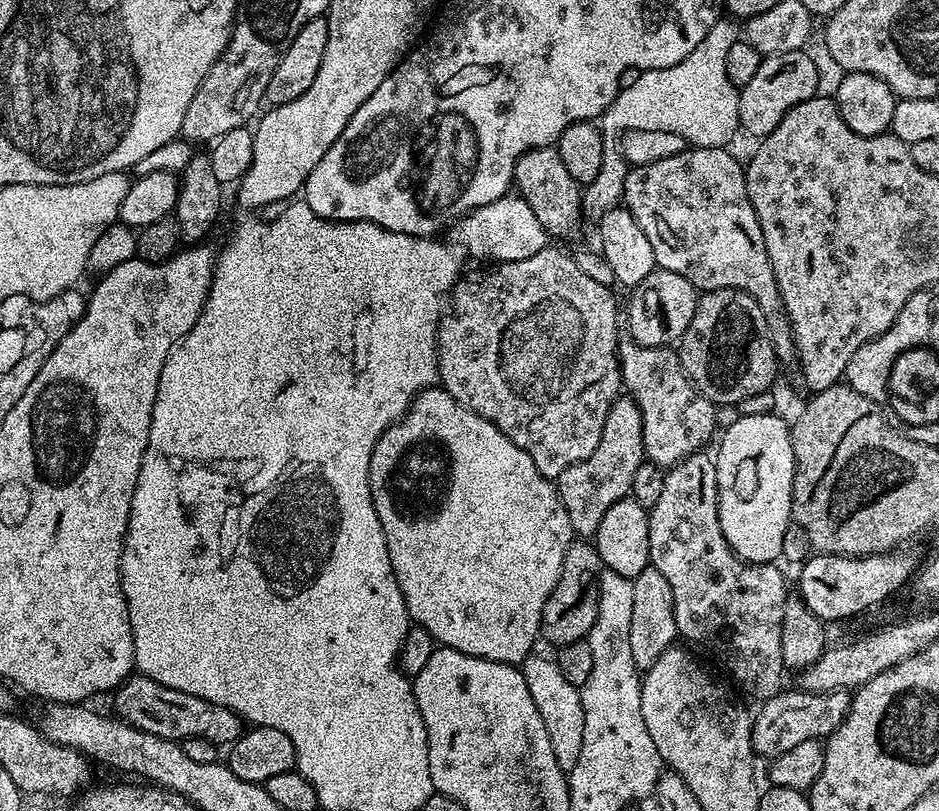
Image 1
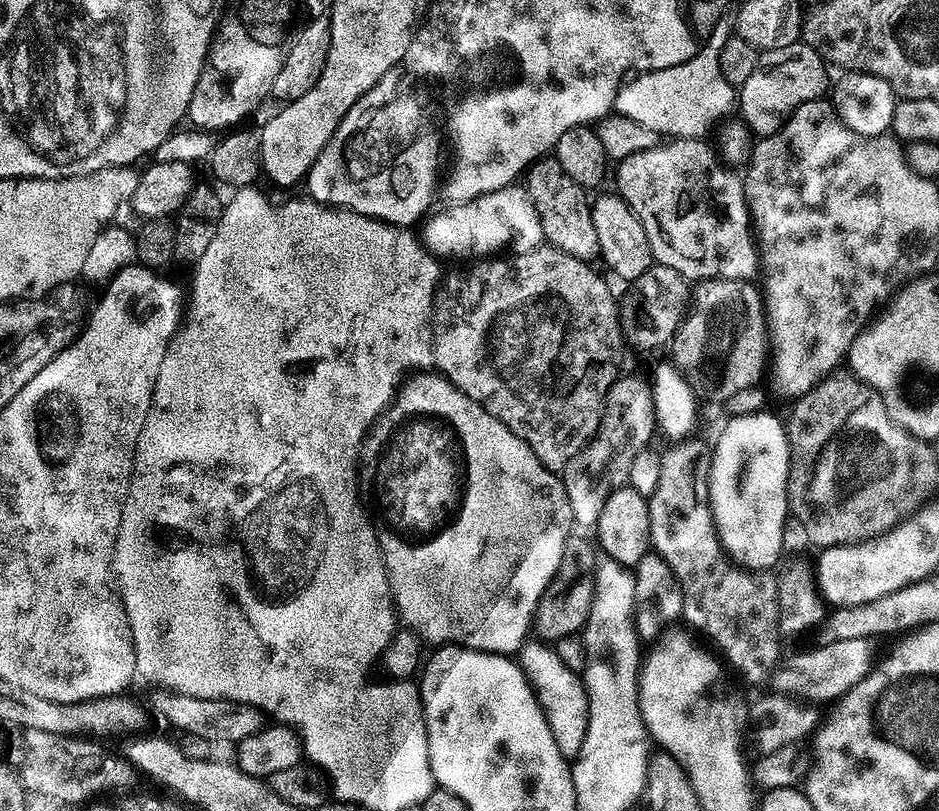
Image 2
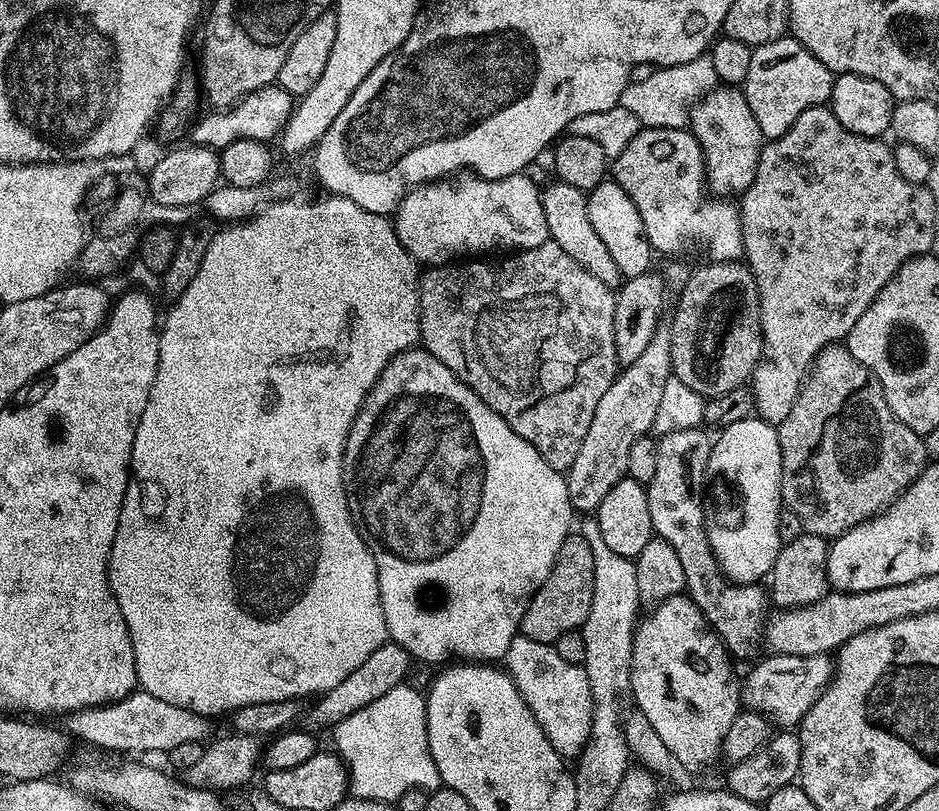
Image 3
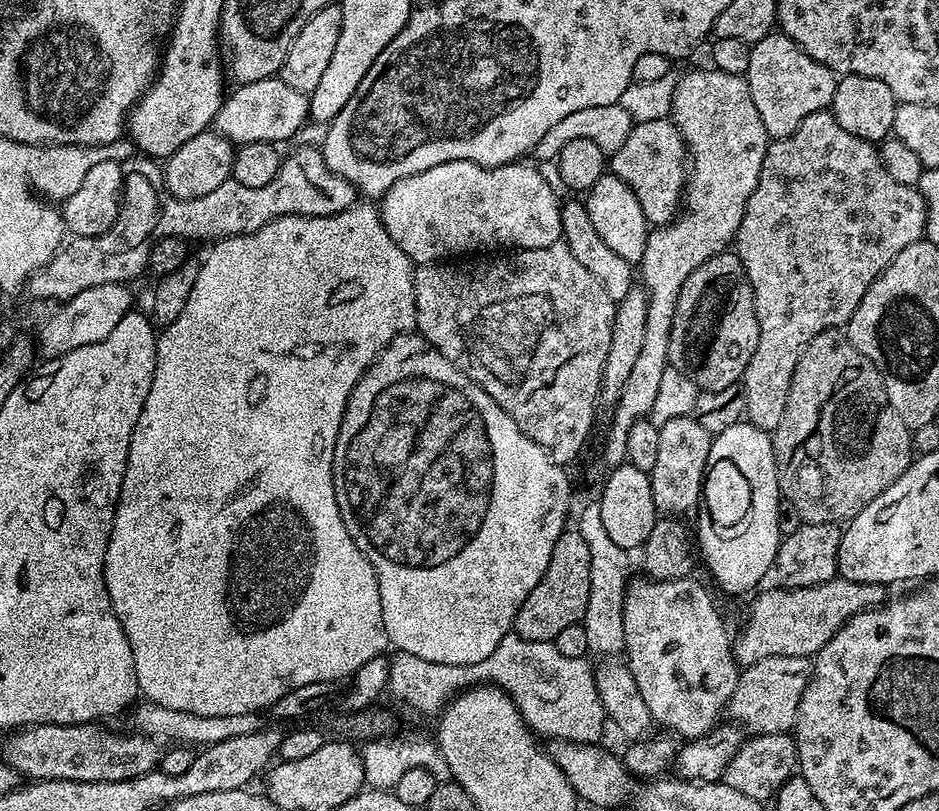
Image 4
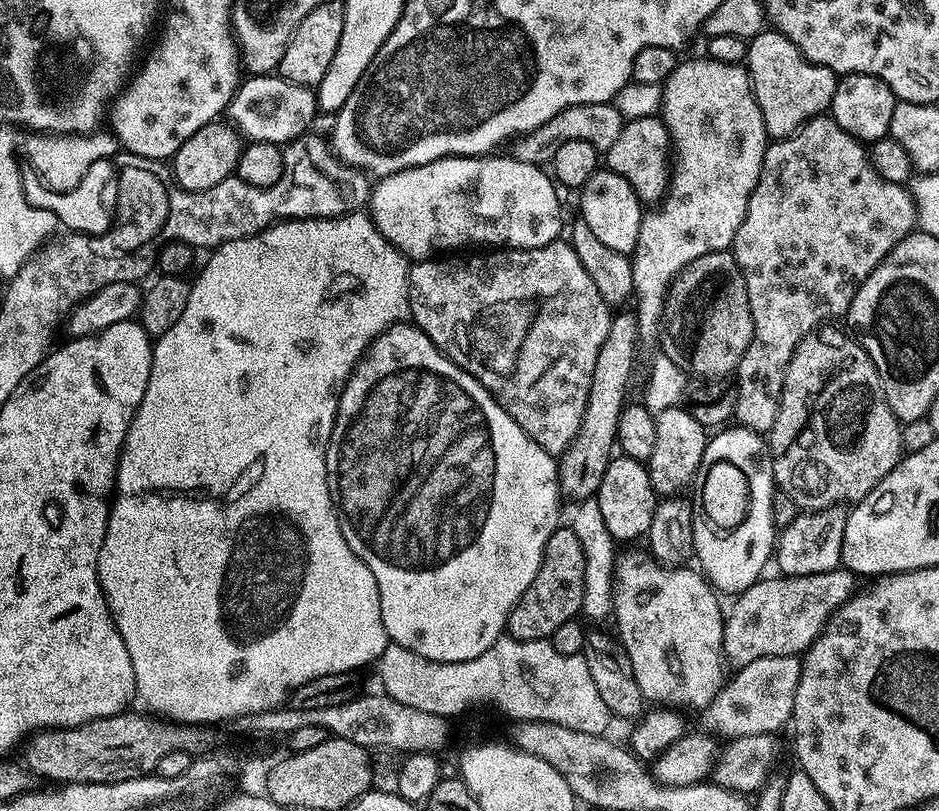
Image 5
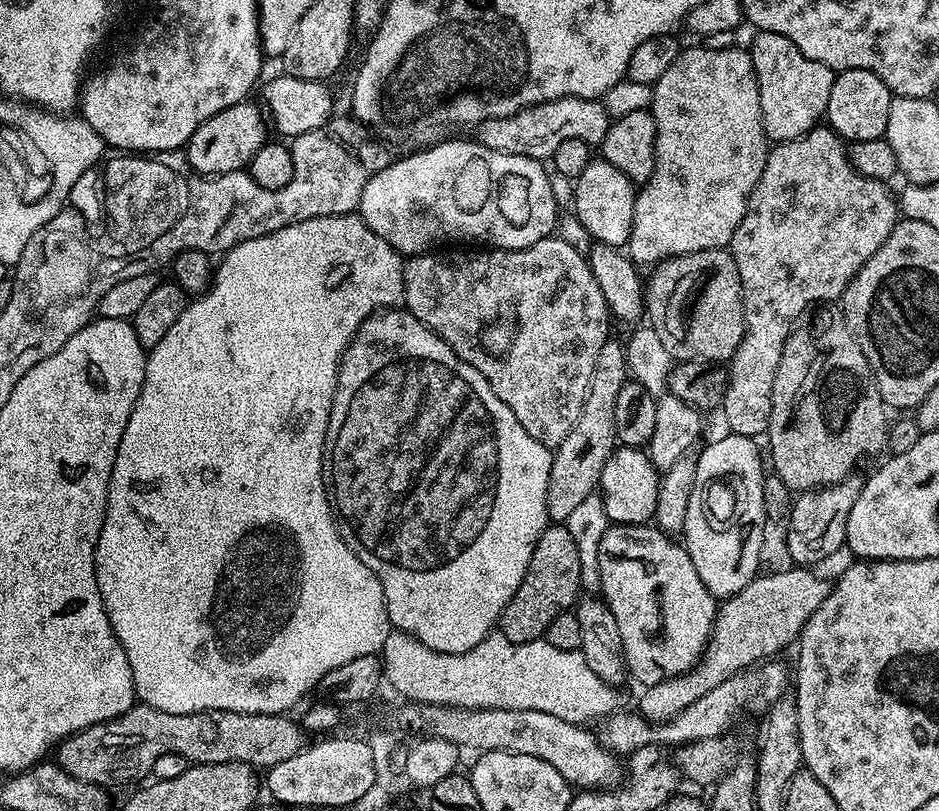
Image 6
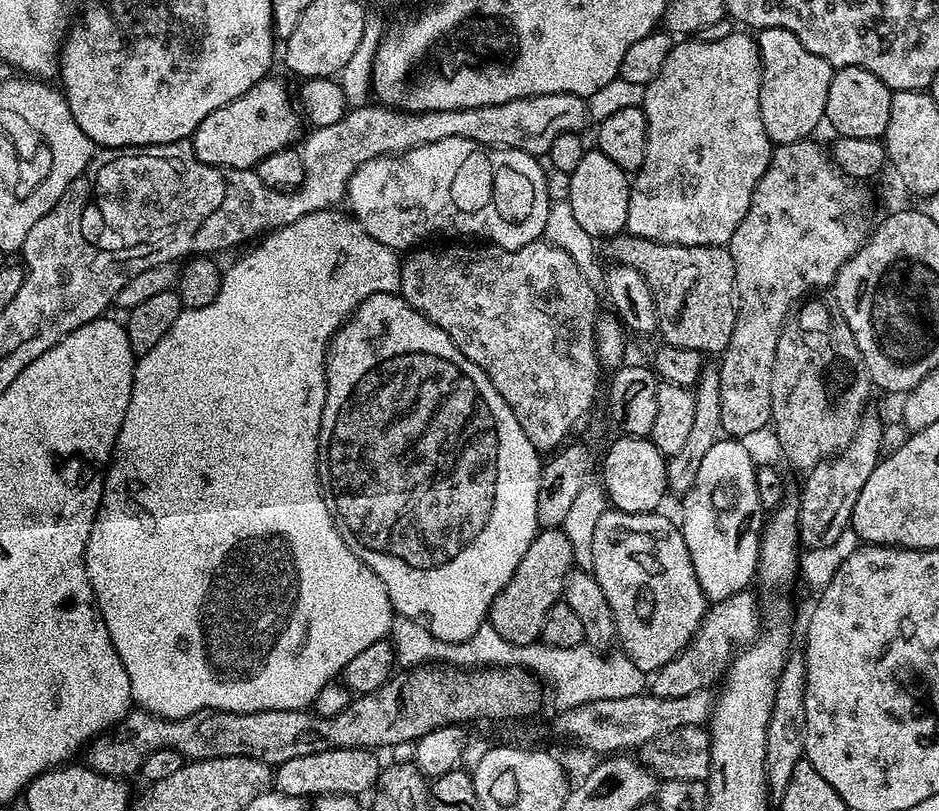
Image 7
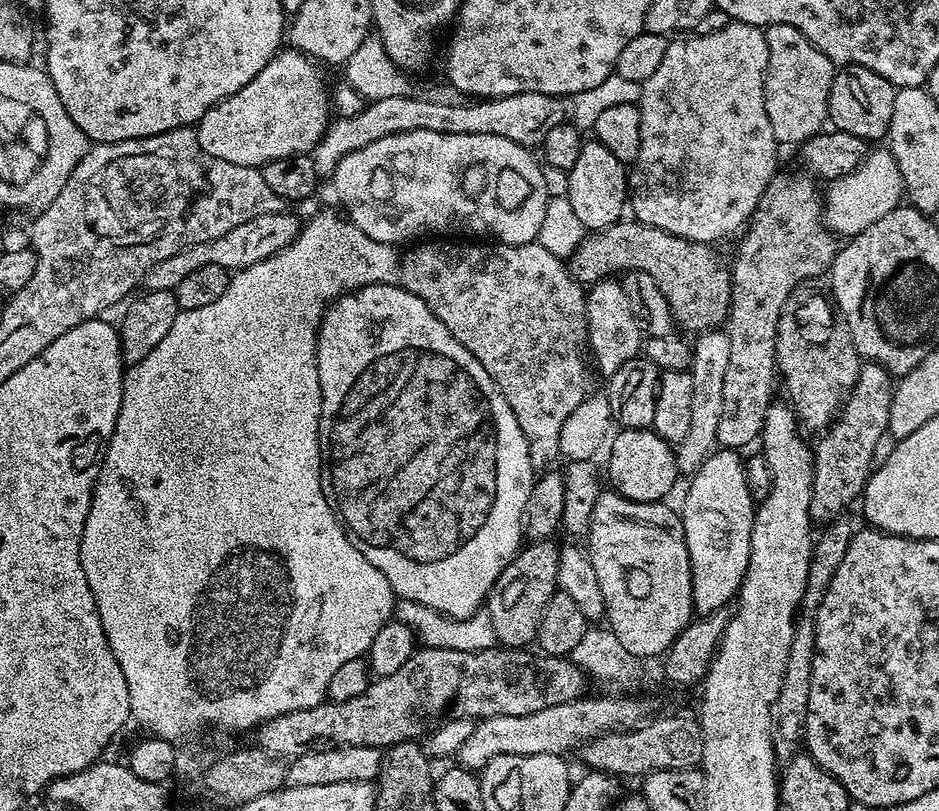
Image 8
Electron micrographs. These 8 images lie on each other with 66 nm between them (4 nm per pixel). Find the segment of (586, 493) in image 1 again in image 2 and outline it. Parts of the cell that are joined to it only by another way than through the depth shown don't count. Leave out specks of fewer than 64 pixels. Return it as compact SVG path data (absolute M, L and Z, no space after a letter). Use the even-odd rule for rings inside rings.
M621 375L610 386L604 399L600 425L581 452L566 462L562 473L566 498L570 498L573 521L584 530L595 529L598 514L606 506L606 498L614 490L625 487L630 478L630 466L642 449L653 443L652 431L657 431L656 406L652 401L652 386L640 376Z

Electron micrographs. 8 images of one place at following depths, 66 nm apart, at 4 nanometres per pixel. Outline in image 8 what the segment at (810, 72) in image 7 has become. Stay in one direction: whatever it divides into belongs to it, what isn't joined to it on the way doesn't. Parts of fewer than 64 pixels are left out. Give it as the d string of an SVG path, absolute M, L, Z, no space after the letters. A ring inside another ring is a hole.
M769 24L764 29L766 46L768 47L768 65L764 75L764 97L766 98L766 114L770 117L770 126L774 130L777 145L803 145L804 141L815 136L825 127L828 120L828 99L830 86L838 68L831 58L822 54L818 46L814 46L794 26L785 24Z

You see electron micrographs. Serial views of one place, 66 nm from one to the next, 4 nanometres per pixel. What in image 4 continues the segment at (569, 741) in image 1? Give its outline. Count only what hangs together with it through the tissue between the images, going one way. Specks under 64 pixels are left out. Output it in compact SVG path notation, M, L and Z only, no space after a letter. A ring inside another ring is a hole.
M509 634L498 642L498 650L477 664L450 666L426 662L415 654L396 652L388 661L387 691L393 692L416 712L439 713L453 698L461 695L471 684L491 686L509 696L520 711L520 717L533 733L542 732L546 738L572 740L576 744L595 744L606 725L604 707L598 698L596 673L585 658L566 658L558 654L555 643L543 640L523 640Z

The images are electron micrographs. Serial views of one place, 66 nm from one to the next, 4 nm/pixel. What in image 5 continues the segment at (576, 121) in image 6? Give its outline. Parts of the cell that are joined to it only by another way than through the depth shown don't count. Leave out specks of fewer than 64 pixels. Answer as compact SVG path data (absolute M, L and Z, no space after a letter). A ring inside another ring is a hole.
M612 102L570 106L566 110L554 114L548 122L542 122L532 132L517 135L511 141L510 155L518 162L544 166L552 161L554 153L557 152L558 146L562 146L562 142L574 142L575 140L590 142L590 146L594 146L596 152L603 154L610 150L610 146L614 146L614 141L618 138L618 134L622 134L625 123L623 114Z

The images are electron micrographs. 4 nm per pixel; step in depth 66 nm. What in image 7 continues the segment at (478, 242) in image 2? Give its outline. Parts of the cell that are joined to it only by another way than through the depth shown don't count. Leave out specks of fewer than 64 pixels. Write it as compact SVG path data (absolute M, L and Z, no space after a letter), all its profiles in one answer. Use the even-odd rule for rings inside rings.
M442 138L438 142L419 144L417 148L407 148L404 152L379 156L373 160L367 160L348 180L346 204L349 204L351 215L378 242L385 244L393 250L412 250L417 247L427 236L448 236L444 238L472 238L468 236L481 236L481 241L491 242L498 248L521 248L530 242L541 239L545 235L544 227L548 224L548 180L540 169L541 161L531 156L529 152L514 150L513 148L491 148L485 144L479 144L466 138Z

